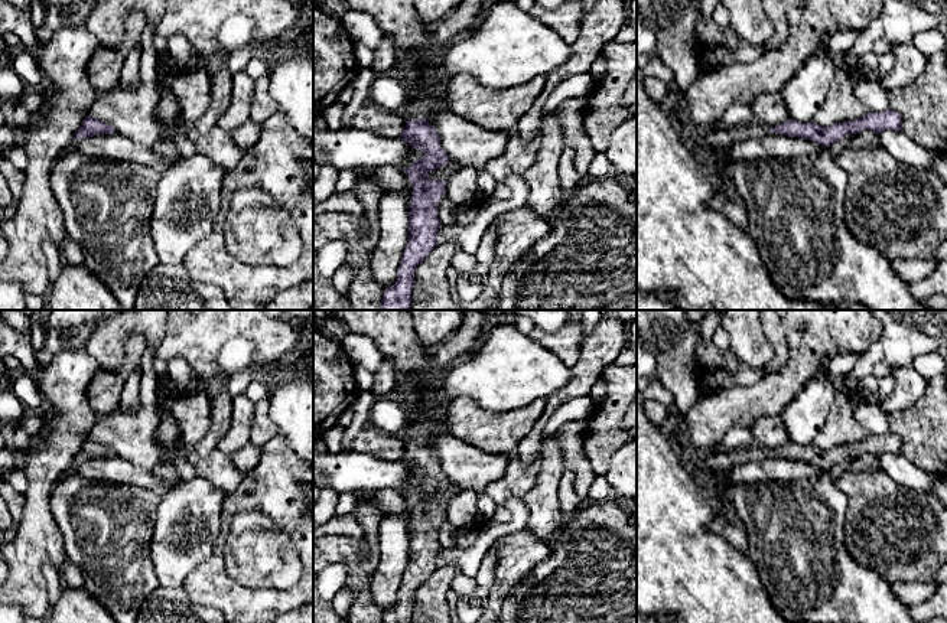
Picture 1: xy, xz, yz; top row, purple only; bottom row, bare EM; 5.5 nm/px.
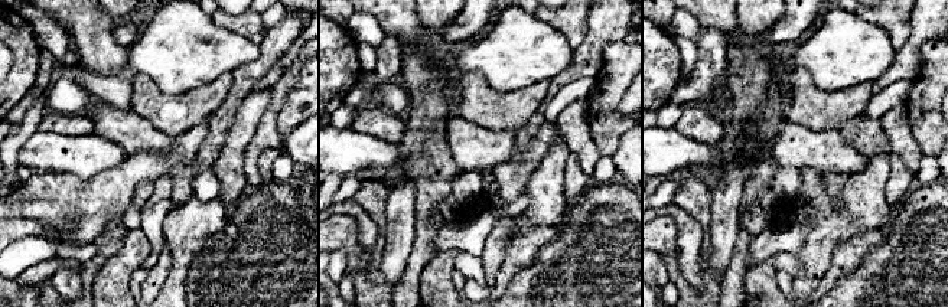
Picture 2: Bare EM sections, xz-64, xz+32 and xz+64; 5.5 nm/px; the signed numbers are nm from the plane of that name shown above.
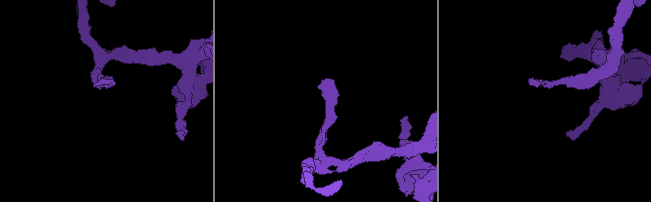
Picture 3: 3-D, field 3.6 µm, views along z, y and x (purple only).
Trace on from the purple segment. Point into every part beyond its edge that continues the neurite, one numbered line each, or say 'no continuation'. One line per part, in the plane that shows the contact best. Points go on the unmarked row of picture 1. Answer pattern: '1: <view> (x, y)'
1: xz (419, 427)

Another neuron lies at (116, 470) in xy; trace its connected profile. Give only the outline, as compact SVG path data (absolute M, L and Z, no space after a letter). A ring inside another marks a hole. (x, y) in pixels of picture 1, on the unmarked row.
M118 456L78 461L74 464L74 472L88 482L157 489L160 493L166 489L159 486L159 480L152 470L136 466Z

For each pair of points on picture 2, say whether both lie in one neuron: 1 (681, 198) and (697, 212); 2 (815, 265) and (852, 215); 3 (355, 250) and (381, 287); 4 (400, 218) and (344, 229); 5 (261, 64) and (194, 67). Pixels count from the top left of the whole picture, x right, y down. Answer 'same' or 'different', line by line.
1: same
2: same
3: same
4: different
5: different

